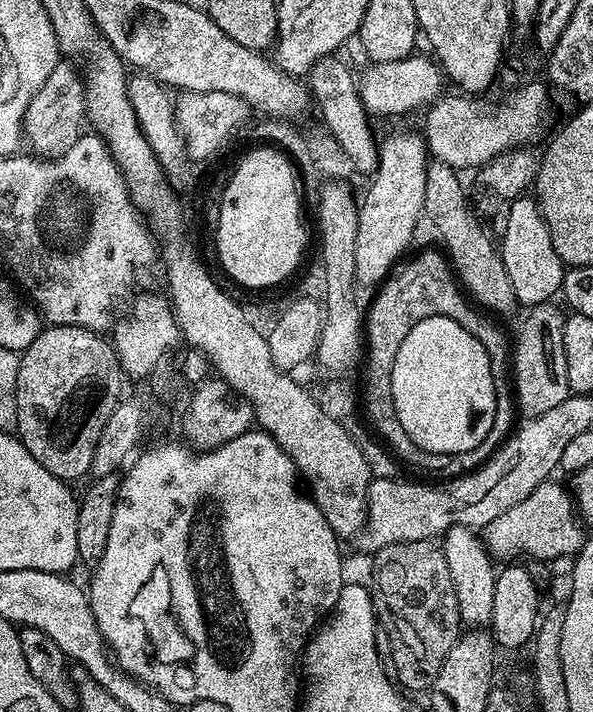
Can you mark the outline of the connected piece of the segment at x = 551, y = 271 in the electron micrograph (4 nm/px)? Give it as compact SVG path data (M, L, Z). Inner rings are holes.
M517 198L507 205L508 217L504 220L504 237L498 240L500 257L510 274L510 286L514 286L517 305L535 306L549 303L552 295L564 286L566 266L550 242L550 230L540 213L540 206L532 198Z

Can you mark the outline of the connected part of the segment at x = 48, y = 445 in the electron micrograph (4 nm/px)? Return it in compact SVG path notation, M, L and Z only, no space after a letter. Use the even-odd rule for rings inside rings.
M54 324L45 327L30 342L30 346L20 356L18 366L18 422L15 435L24 443L26 450L50 474L65 482L73 482L79 476L88 476L92 471L92 459L98 438L102 438L102 430L106 430L106 422L110 422L110 414L119 406L122 369L120 359L116 356L116 349L101 333L90 328Z

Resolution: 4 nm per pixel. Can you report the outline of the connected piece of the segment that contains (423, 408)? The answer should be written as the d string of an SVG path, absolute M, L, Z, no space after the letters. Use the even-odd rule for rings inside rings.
M449 316L422 318L406 334L406 342L394 358L390 386L402 430L424 452L454 457L475 452L494 426L496 395L486 346Z

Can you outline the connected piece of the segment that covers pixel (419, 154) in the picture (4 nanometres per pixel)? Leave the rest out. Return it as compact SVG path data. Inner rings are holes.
M423 135L392 136L381 143L378 148L380 163L371 177L372 189L368 197L362 200L358 211L360 225L360 264L364 260L380 260L390 272L397 267L396 259L404 252L408 244L408 228L422 220L424 207L424 169L428 167L430 153L424 143ZM393 188L392 196L384 196Z

